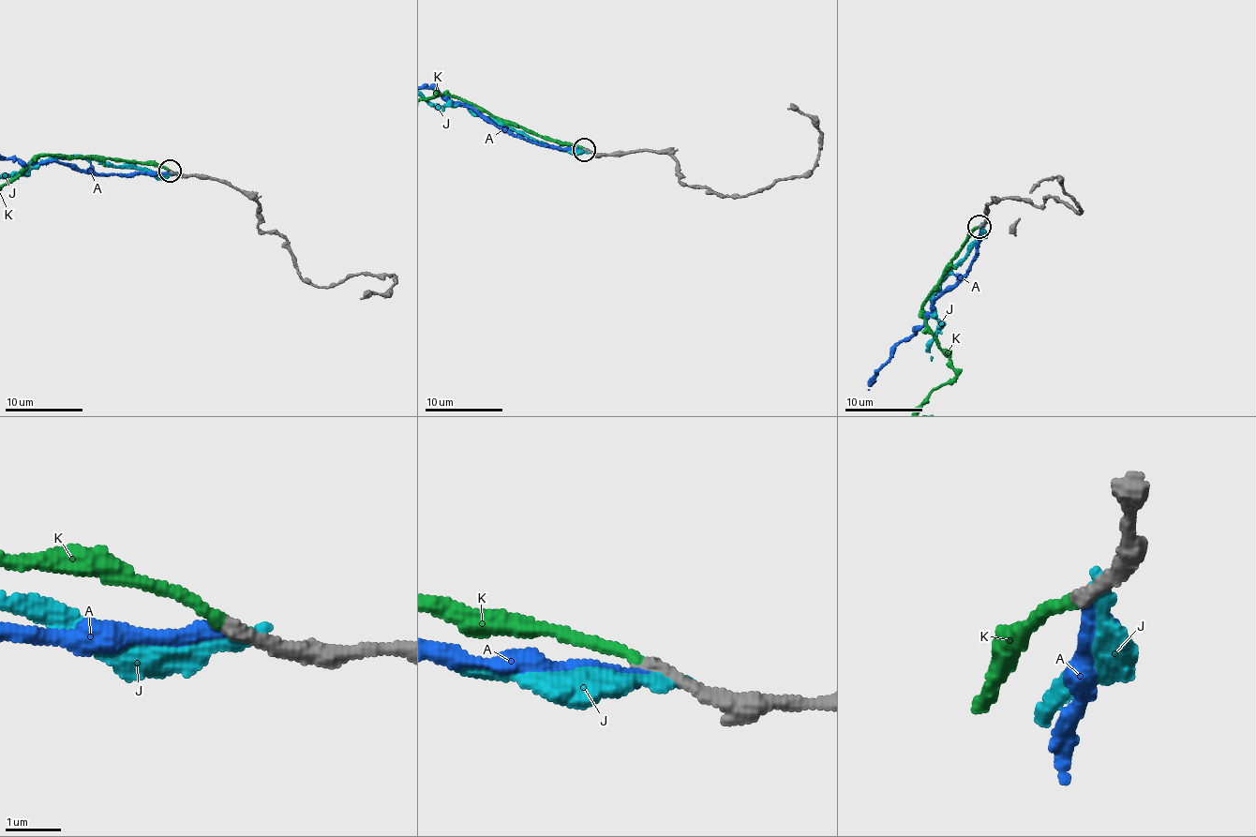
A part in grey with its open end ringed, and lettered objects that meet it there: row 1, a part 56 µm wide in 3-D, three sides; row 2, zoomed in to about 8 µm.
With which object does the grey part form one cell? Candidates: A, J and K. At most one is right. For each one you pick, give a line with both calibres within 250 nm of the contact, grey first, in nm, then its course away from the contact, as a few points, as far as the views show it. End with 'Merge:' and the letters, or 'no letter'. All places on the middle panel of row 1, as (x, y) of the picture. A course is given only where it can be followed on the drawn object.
K: calibres 200 and 200 nm
Merge: K

